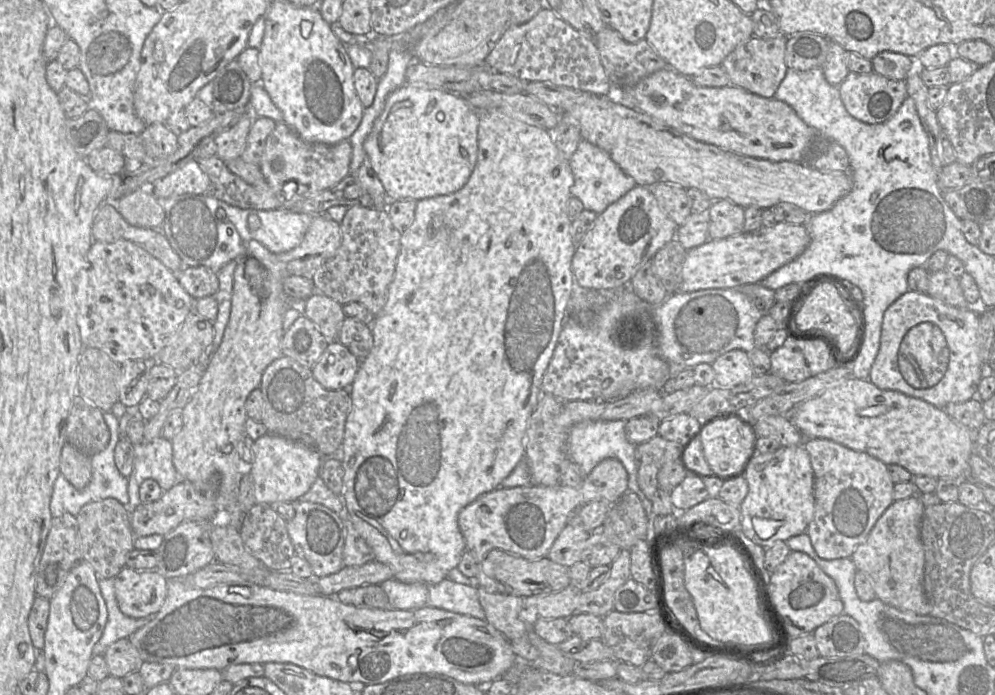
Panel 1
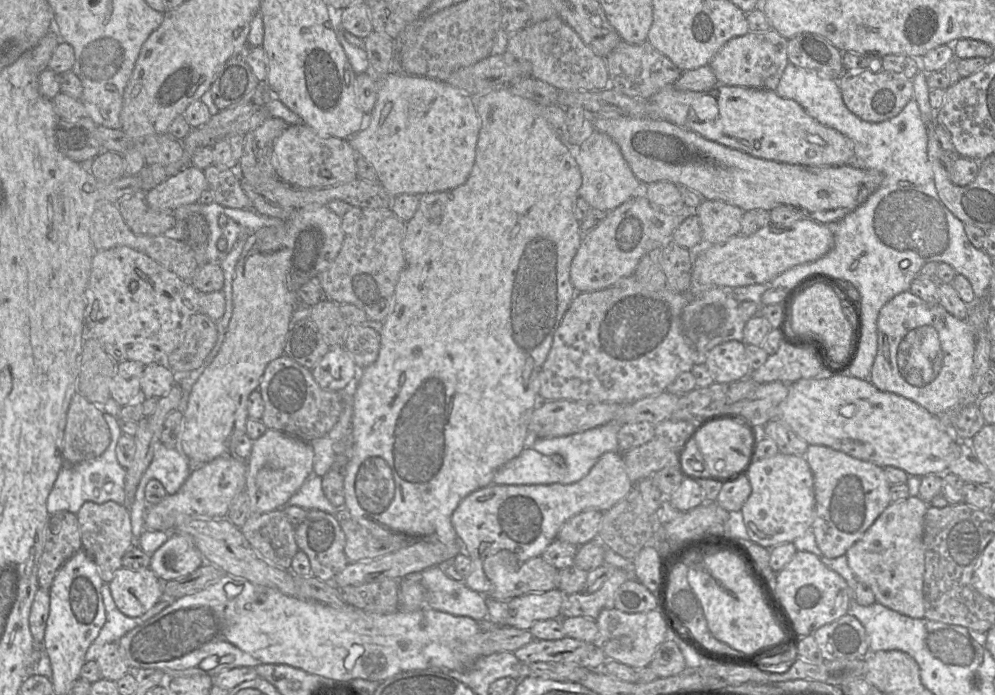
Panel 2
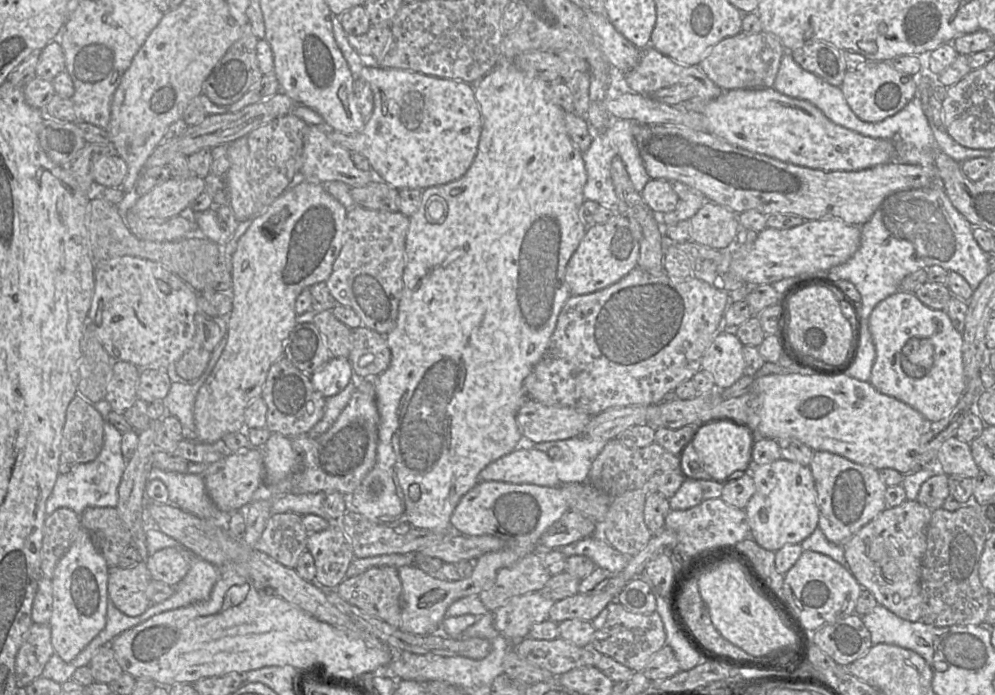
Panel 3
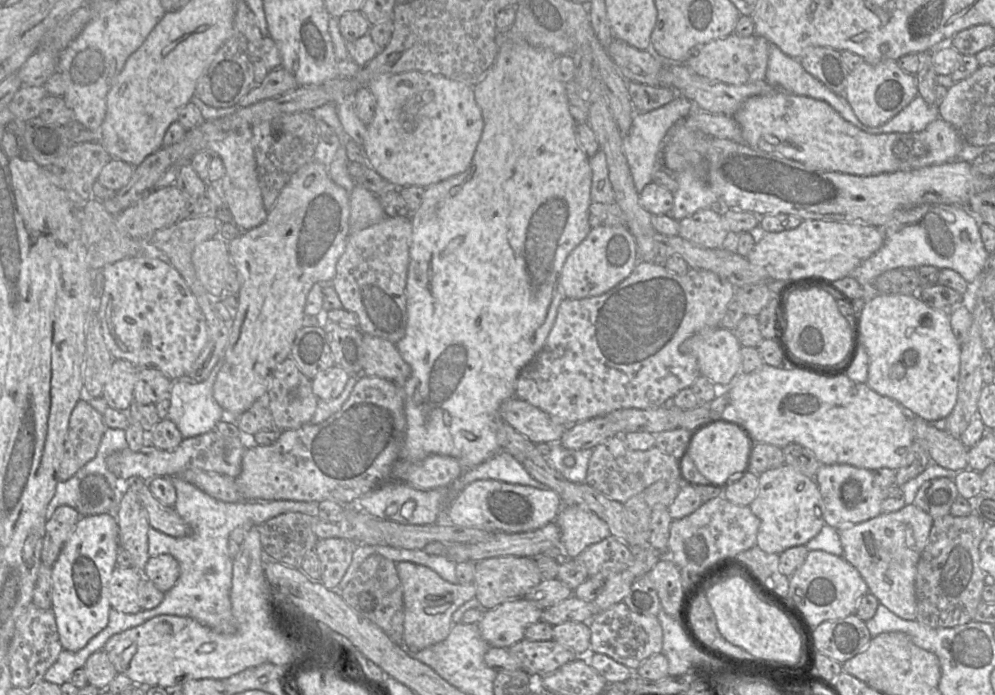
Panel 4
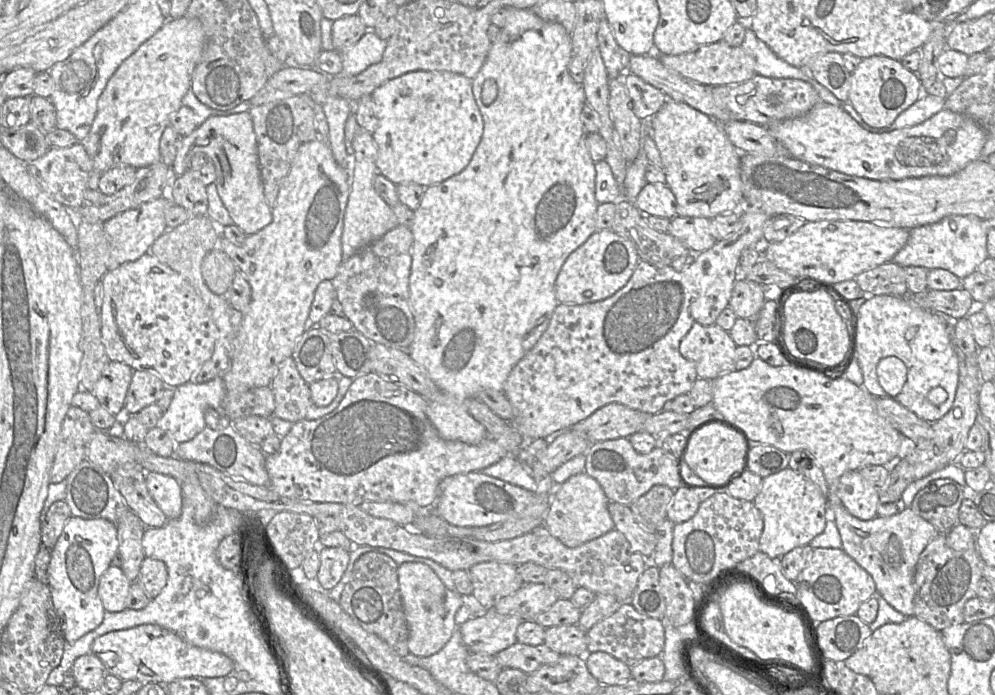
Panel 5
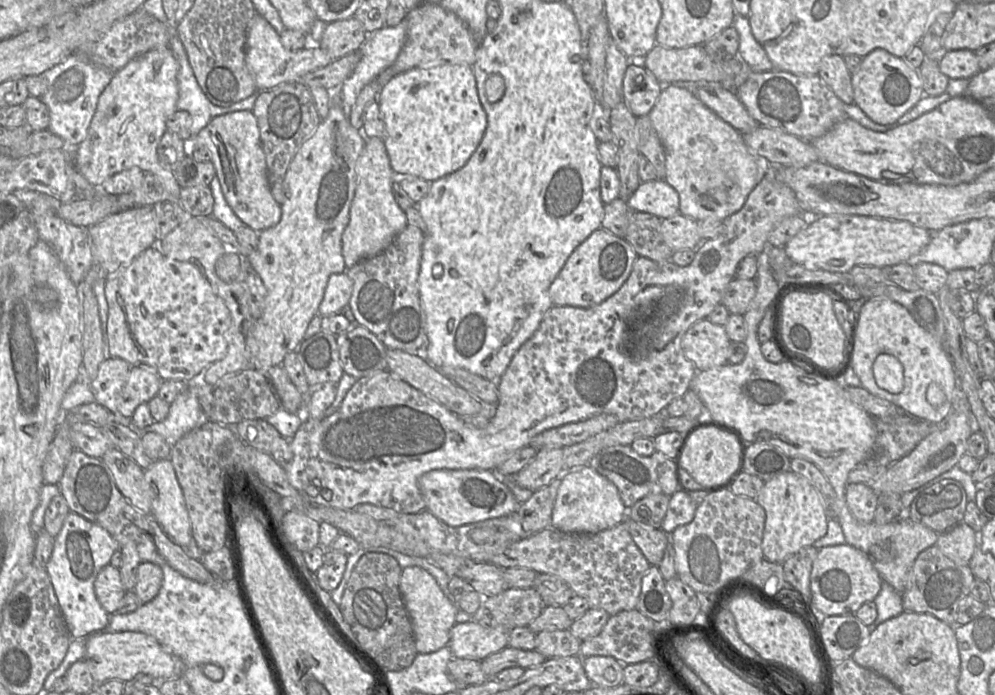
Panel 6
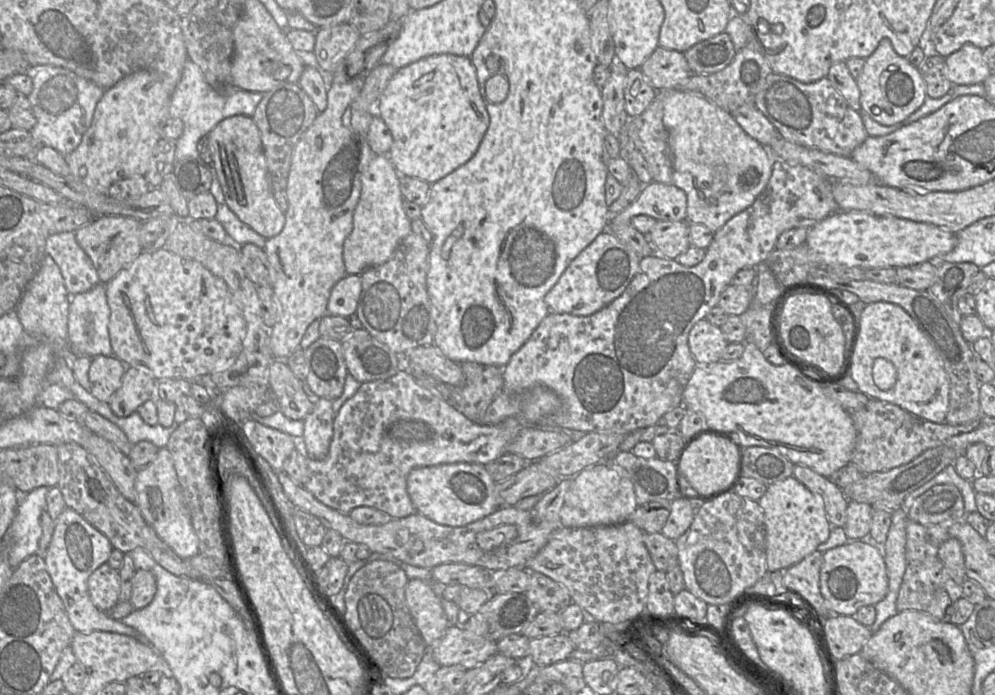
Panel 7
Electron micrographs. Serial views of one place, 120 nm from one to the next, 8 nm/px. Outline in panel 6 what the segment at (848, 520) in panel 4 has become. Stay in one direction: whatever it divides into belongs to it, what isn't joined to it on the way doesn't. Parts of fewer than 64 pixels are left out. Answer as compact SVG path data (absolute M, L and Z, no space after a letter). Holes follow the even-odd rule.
M849 483L845 489L847 506L855 519L862 523L874 522L878 493L864 483Z

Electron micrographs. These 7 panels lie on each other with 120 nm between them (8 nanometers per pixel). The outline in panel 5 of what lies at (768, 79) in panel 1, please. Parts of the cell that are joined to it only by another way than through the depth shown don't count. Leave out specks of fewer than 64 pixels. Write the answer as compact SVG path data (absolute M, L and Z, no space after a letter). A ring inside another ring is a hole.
M724 41L700 46L680 55L658 54L658 58L663 65L684 78L707 86L740 84L756 75L755 59L742 46L732 47Z

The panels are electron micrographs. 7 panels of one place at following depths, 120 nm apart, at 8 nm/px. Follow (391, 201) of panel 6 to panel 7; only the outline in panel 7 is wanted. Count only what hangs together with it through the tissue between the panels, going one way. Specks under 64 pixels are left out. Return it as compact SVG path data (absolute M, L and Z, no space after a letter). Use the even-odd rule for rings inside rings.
M374 155L361 177L361 193L353 213L353 228L343 244L347 274L361 275L370 267L388 261L400 242L412 232L411 220L403 208L400 174L388 155Z

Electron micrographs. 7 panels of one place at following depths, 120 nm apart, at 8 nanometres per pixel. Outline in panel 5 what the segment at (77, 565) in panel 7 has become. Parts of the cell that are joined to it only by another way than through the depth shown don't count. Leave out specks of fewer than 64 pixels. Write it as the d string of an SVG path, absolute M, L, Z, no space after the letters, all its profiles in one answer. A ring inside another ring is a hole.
M72 516L51 549L48 586L66 644L73 644L101 625L105 609L98 594L100 579L118 553L117 525L107 519Z

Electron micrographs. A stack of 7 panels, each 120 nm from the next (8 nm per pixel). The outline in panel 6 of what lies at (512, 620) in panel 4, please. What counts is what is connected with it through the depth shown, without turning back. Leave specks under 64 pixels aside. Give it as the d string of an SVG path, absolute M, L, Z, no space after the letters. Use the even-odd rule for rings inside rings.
M473 620L456 623L448 646L453 658L482 661L508 646L510 630L503 625L484 627Z

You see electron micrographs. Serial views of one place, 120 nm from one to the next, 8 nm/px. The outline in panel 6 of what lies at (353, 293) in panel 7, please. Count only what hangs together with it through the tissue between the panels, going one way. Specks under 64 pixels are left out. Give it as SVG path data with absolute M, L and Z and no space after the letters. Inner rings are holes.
M346 273L330 275L323 299L319 305L318 314L320 316L339 314L337 312L348 306L352 289L352 280Z

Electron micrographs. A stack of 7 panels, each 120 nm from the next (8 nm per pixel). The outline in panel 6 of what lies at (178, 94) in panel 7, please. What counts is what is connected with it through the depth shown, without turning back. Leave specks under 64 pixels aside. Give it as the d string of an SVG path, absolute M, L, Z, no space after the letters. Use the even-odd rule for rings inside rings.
M173 33L168 46L178 63L177 110L187 111L192 118L191 133L196 136L215 117L237 111L251 111L258 97L258 92L229 107L220 107L212 104L201 90L186 50L176 33Z

